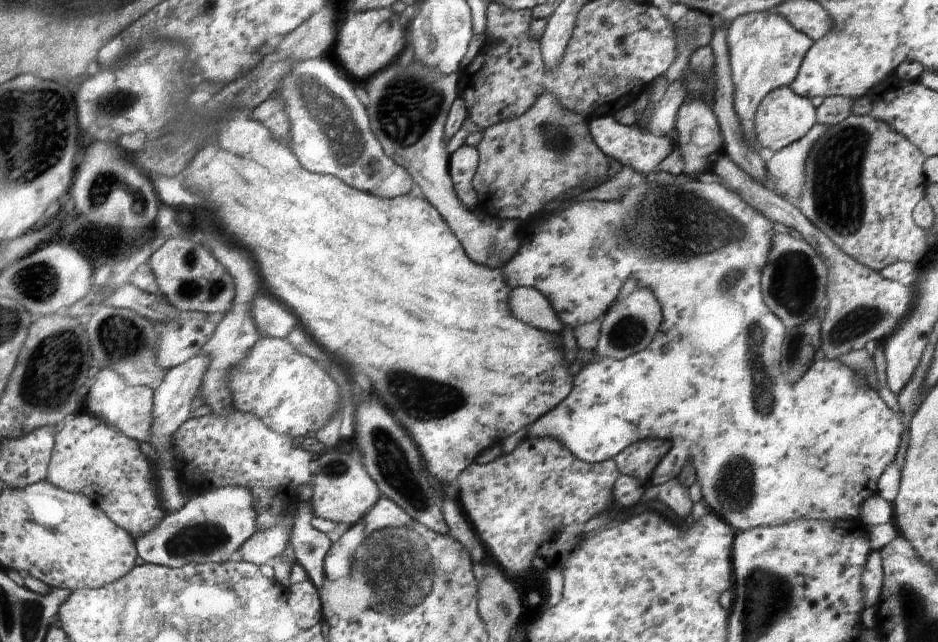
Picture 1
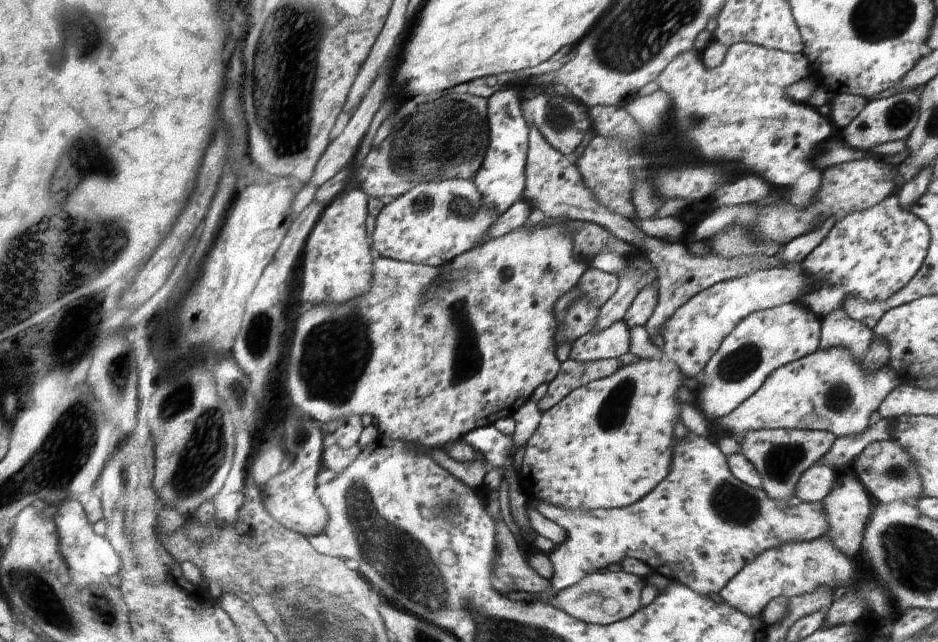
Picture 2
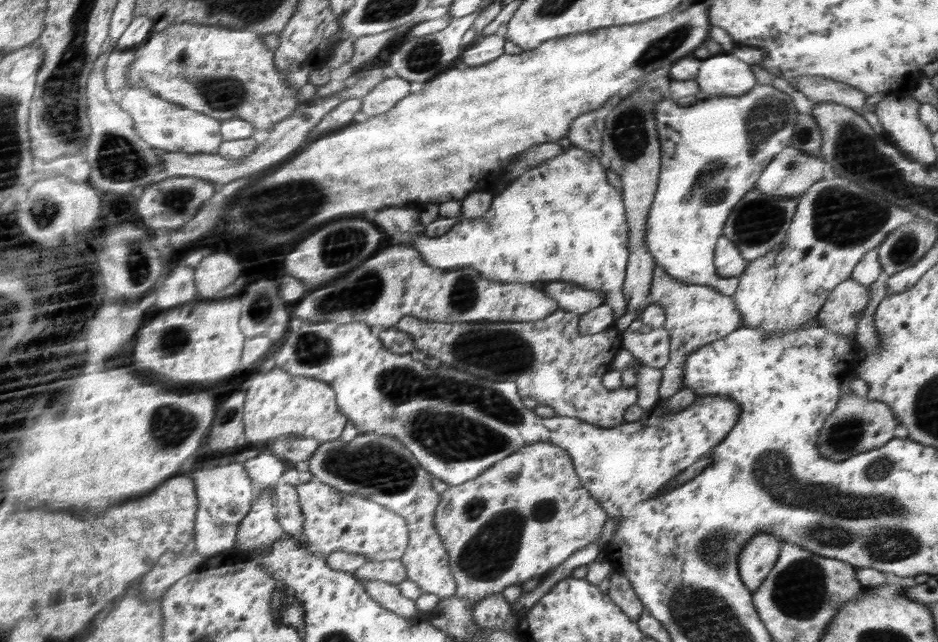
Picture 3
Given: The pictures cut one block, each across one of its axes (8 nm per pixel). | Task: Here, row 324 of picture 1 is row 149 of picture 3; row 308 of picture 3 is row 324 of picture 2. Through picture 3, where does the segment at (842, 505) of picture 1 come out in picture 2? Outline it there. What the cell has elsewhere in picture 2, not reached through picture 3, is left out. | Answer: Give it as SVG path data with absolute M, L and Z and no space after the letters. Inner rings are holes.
M622 320L597 333L586 333L576 339L571 357L577 361L618 359L629 350L629 325Z

